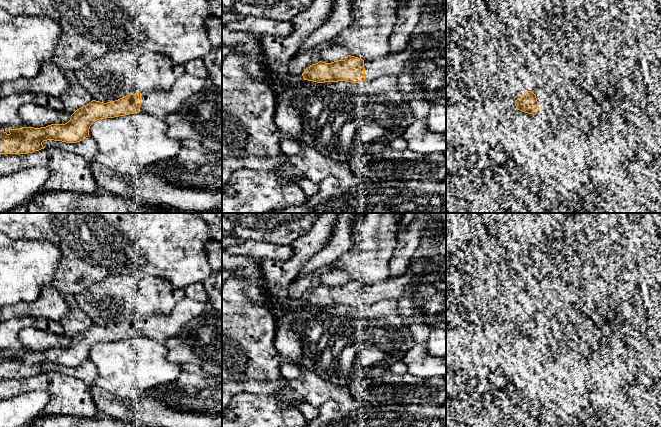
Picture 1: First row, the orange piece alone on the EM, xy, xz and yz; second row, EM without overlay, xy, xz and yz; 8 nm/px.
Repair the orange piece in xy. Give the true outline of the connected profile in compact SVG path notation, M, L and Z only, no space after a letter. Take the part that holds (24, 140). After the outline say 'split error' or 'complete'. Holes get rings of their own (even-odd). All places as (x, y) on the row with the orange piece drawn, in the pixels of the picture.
M185 73L176 79L168 92L136 92L107 103L92 100L88 105L77 109L65 124L8 129L8 134L0 130L0 154L33 153L44 149L42 142L47 140L80 142L89 136L90 126L99 119L144 112L165 120L189 96L211 84L210 75L201 78Z; split error

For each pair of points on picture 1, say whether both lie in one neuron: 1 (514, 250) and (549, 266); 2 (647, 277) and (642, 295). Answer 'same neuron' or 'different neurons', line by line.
1: same neuron
2: different neurons

